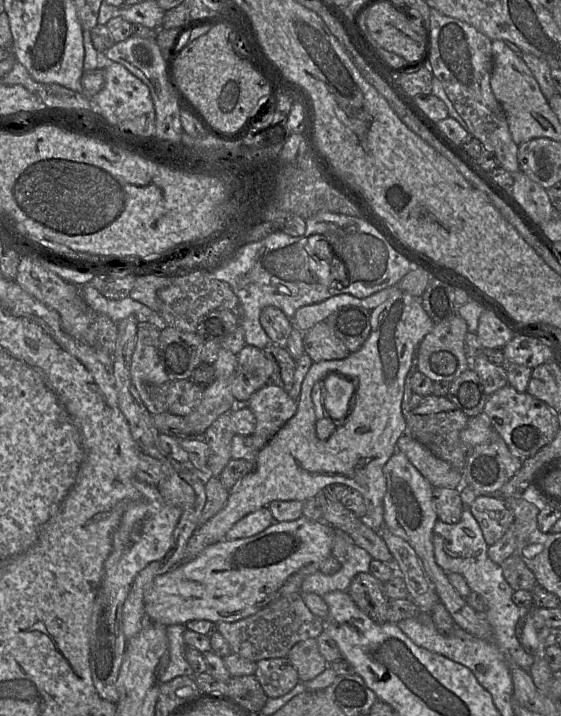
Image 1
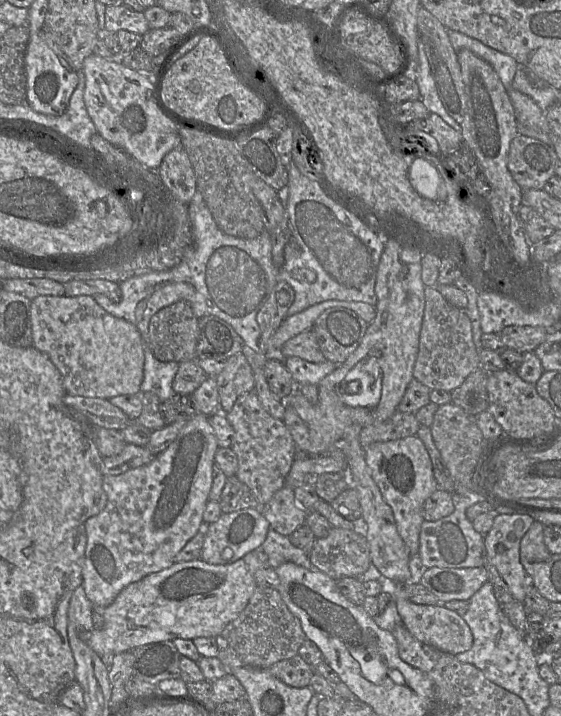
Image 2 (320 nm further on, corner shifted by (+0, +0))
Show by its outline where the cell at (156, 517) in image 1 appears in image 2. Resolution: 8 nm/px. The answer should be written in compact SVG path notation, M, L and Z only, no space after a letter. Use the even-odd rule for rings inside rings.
M197 413L187 421L167 449L149 464L123 474L103 477L105 506L85 522L86 545L82 569L82 585L93 605L94 628L103 624L101 610L109 606L125 587L170 567L187 542L205 528L203 513L209 500L214 457L219 447L209 418Z

